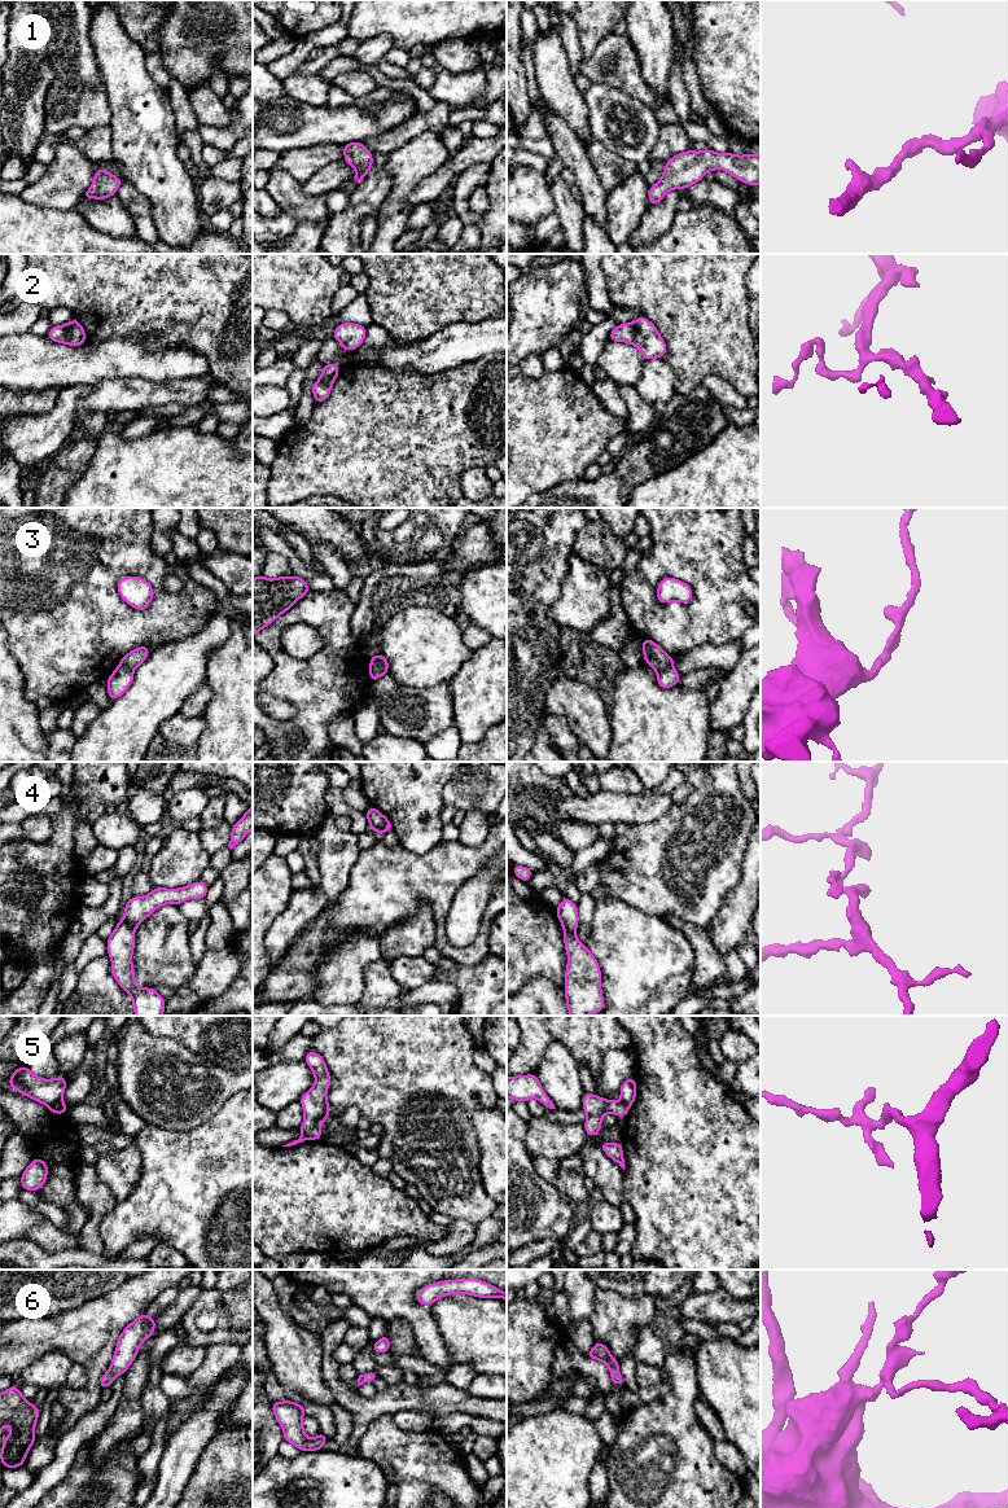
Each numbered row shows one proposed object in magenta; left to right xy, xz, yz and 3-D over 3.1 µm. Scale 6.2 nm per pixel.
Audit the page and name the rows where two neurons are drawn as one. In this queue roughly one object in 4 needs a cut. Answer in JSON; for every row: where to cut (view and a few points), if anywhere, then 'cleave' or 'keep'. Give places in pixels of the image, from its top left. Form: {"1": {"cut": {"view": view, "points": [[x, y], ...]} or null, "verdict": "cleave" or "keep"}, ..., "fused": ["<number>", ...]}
{"1": {"cut": null, "verdict": "keep"}, "2": {"cut": null, "verdict": "keep"}, "3": {"cut": {"view": "xz", "points": [[372, 654], [388, 671]]}, "verdict": "cleave"}, "4": {"cut": {"view": "yz", "points": [[562, 925], [574, 932]]}, "verdict": "cleave"}, "5": {"cut": {"view": "xy", "points": [[61, 1100], [49, 1108]]}, "verdict": "cleave"}, "6": {"cut": null, "verdict": "keep"}, "fused": ["3", "4", "5"]}

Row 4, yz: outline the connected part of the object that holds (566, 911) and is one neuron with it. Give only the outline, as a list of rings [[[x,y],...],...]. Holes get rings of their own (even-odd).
[[[562,898],[557,906],[557,919],[566,929],[575,931],[579,924],[578,906],[573,903],[569,898]]]

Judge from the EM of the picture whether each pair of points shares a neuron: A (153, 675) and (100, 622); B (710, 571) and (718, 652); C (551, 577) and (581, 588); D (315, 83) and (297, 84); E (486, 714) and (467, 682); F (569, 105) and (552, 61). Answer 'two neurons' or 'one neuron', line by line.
A: two neurons
B: two neurons
C: two neurons
D: one neuron
E: one neuron
F: one neuron

